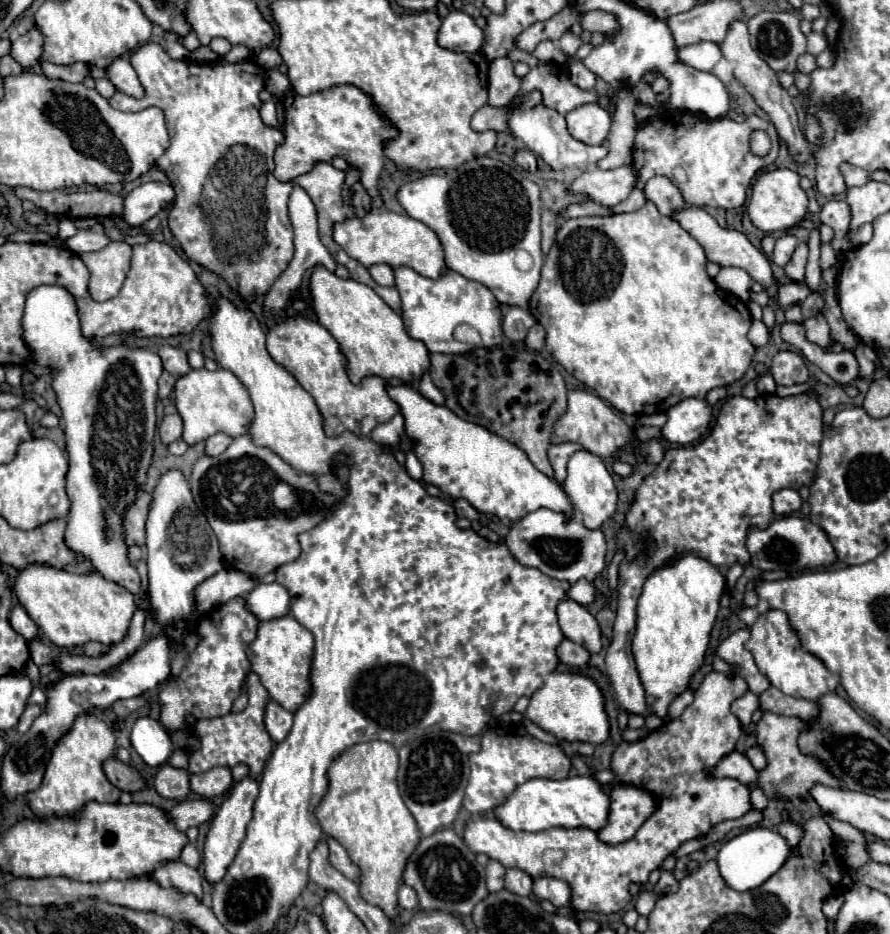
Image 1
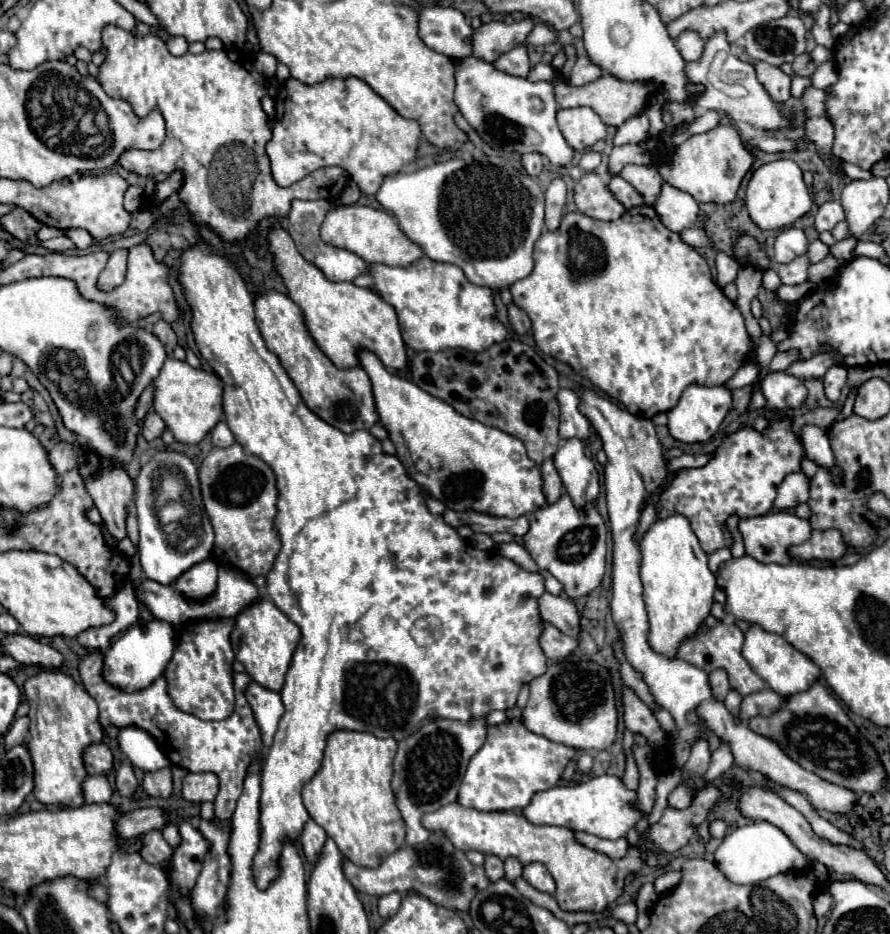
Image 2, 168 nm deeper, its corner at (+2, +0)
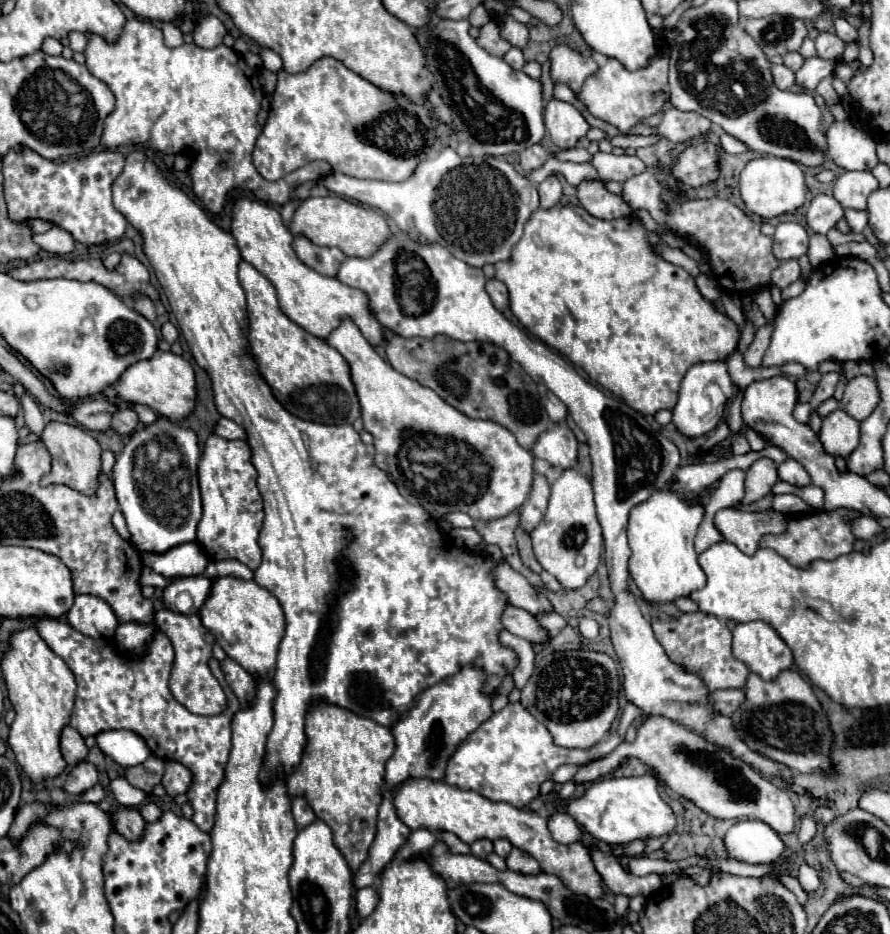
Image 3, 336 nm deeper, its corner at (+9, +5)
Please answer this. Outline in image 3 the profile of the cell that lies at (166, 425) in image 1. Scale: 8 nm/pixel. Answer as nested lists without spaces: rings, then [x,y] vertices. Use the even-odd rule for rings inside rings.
[[[126,407],[126,409],[120,409],[120,411],[116,411],[116,413],[114,413],[112,429],[116,429],[116,431],[118,431],[118,433],[122,433],[122,435],[132,435],[132,433],[136,431],[138,423],[140,423],[138,413],[136,413],[134,409]]]

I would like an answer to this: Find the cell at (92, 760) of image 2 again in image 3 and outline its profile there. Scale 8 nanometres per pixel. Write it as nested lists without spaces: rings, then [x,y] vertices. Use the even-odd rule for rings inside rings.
[[[64,727],[60,735],[60,749],[68,765],[76,765],[80,761],[86,761],[88,757],[88,747],[84,743],[84,737],[74,729],[74,727]]]

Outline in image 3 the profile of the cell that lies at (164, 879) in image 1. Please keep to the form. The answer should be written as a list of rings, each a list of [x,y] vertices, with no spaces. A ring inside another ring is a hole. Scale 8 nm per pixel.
[[[120,809],[114,813],[114,827],[128,841],[138,841],[144,835],[146,821],[138,809]]]

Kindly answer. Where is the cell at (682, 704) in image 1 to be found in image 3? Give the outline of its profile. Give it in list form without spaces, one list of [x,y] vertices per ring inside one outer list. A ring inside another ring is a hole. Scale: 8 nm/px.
[[[508,703],[502,711],[494,713],[484,721],[464,743],[458,745],[456,753],[448,761],[446,783],[460,787],[464,791],[476,791],[490,801],[510,803],[518,809],[526,809],[530,801],[538,795],[540,785],[564,763],[586,765],[594,759],[608,755],[616,745],[622,743],[622,735],[630,727],[632,719],[644,715],[634,703],[624,707],[620,725],[614,733],[606,735],[604,741],[588,749],[564,749],[556,747],[550,733],[542,723],[538,723],[520,703]]]

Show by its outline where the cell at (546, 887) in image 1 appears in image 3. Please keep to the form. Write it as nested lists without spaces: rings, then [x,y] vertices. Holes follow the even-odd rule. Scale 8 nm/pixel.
[[[512,849],[512,853],[506,857],[506,865],[508,865],[508,869],[512,869],[516,873],[524,873],[524,875],[538,875],[540,873],[538,861],[520,849]]]

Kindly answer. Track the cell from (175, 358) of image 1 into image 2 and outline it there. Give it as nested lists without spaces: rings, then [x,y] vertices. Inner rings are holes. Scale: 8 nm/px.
[[[159,320],[153,324],[153,330],[151,330],[163,344],[165,344],[165,350],[167,354],[173,352],[173,348],[177,346],[177,340],[175,340],[175,332],[171,330],[171,326],[165,322],[165,320]]]

